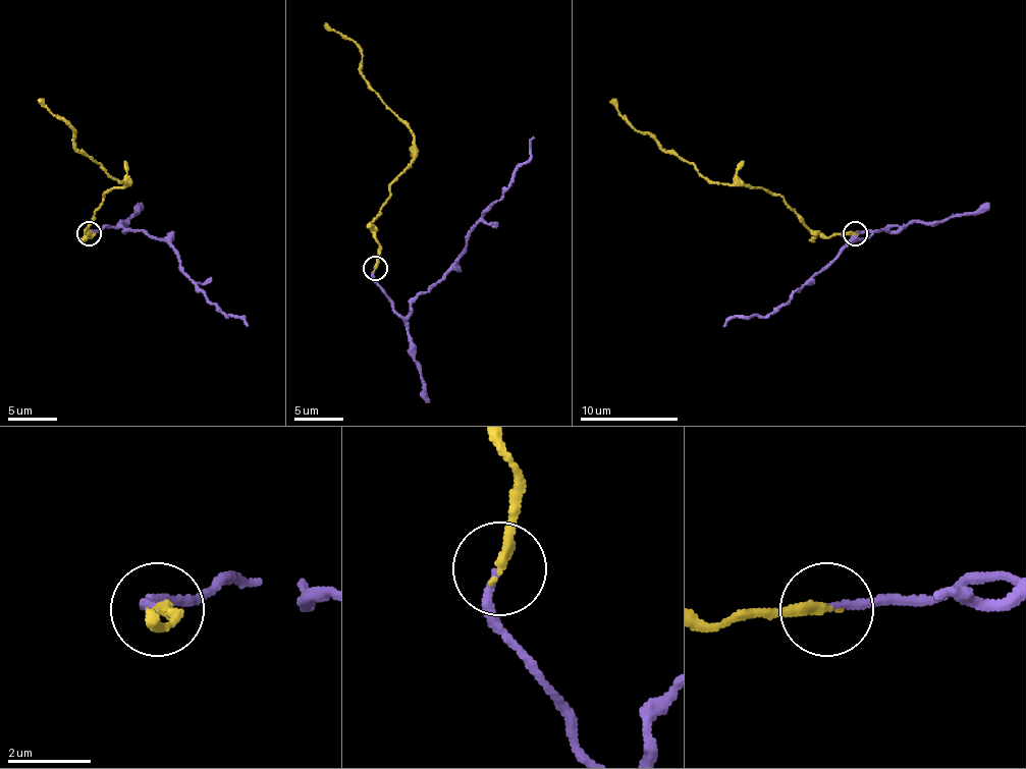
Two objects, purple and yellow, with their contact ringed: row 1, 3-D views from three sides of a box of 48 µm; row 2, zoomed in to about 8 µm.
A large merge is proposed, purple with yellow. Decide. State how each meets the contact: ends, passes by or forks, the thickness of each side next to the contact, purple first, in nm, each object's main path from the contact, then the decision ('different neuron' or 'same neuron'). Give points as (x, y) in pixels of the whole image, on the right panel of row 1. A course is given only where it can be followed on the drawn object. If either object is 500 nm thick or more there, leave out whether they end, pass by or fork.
purple ends there; yellow ends there; 170 nm thick on the purple side, 260 nm on the other; purple runs (855, 232), (904, 225), (855, 237), (785, 306), (762, 316), (733, 316), (723, 326); yellow runs (855, 232), (825, 237), (811, 230), (781, 196), (706, 179), (652, 138), (638, 132), (613, 98); same neuron

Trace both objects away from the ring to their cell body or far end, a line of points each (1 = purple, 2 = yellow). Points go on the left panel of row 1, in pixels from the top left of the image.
1: (89, 232), (117, 225), (162, 237), (183, 274), (225, 316), (245, 316), (248, 326)
2: (89, 232), (91, 237), (86, 230), (103, 196), (127, 183), (113, 179), (76, 147), (76, 132), (40, 98)

